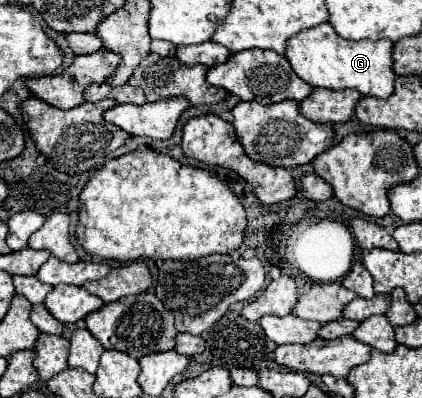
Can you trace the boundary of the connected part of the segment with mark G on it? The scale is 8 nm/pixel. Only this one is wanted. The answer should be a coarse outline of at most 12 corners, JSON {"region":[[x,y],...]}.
{"region":[[330,22],[292,36],[286,58],[314,88],[388,98],[392,42],[346,40]]}

